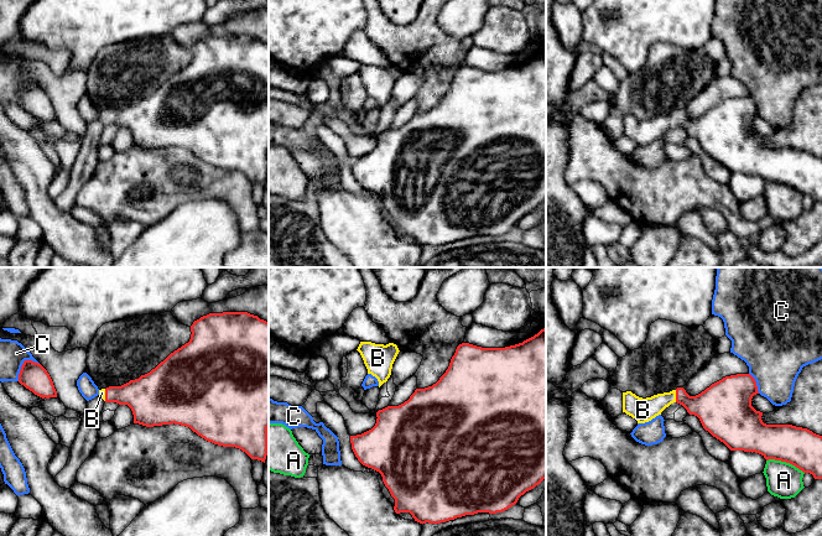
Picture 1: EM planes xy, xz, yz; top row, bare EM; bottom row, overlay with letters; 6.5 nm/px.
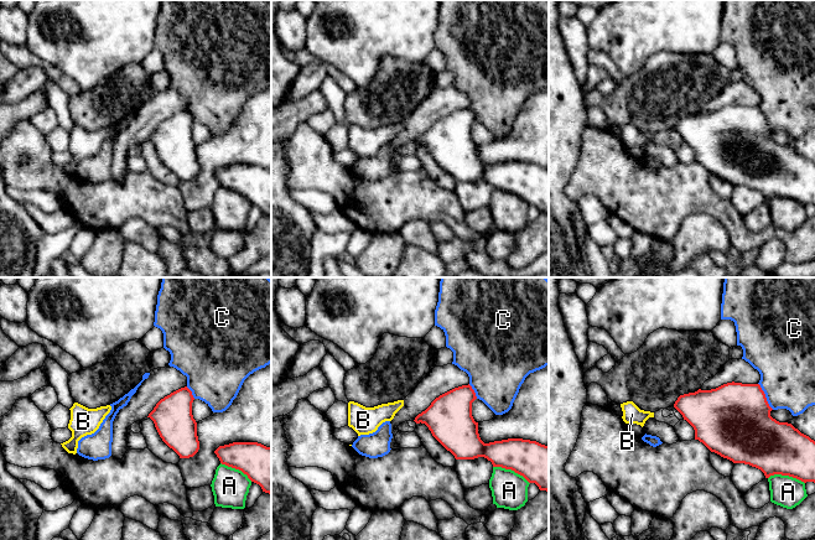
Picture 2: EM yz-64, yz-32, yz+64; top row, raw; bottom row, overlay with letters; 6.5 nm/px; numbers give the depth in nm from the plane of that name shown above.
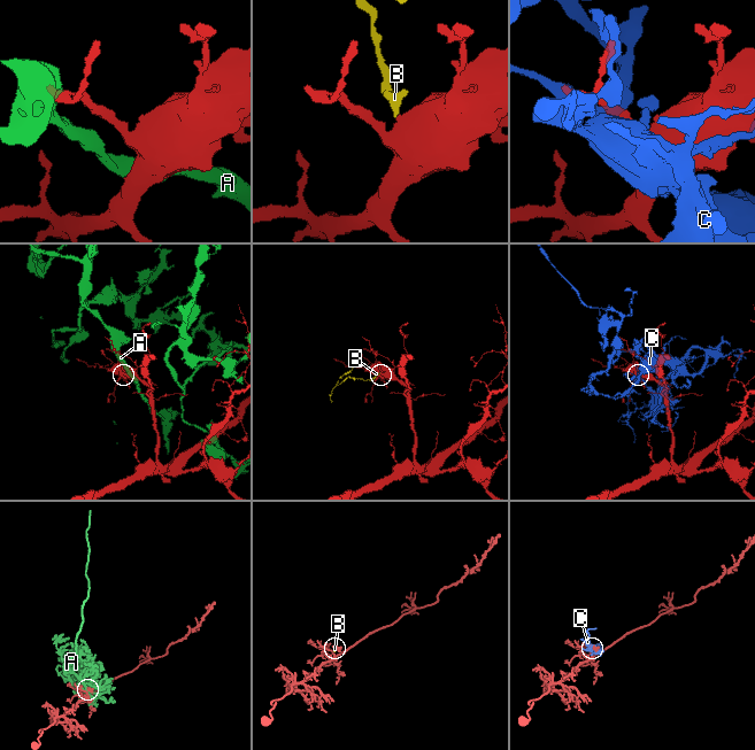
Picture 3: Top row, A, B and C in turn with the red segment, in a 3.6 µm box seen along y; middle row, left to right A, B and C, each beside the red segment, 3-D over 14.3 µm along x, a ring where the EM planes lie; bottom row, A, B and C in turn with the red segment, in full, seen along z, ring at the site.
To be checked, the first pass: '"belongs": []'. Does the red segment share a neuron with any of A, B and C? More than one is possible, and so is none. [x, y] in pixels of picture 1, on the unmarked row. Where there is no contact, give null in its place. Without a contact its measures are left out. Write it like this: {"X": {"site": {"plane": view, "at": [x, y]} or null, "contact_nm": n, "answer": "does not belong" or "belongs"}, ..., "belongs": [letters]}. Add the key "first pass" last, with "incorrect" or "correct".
{"A": {"site": {"plane": "yz", "at": [785, 183]}, "contact_nm": 260, "answer": "does not belong"}, "B": {"site": {"plane": "yz", "at": [676, 119]}, "contact_nm": 80, "answer": "belongs"}, "C": {"site": {"plane": "xy", "at": [22, 87]}, "contact_nm": 180, "answer": "does not belong"}, "belongs": ["B"], "first pass": "incorrect"}

